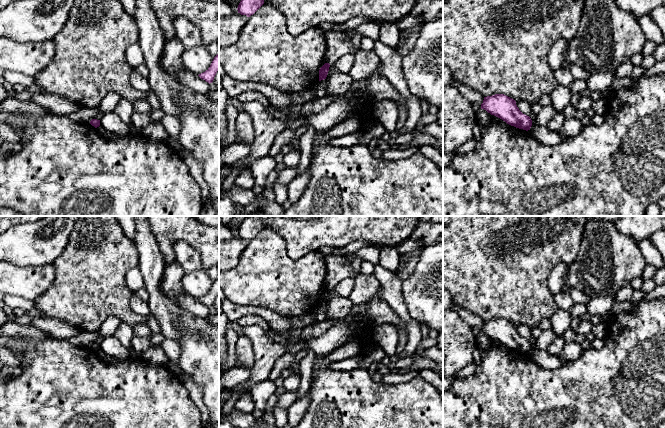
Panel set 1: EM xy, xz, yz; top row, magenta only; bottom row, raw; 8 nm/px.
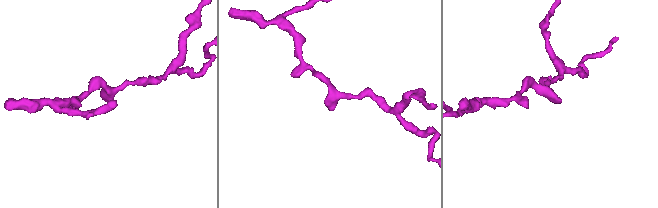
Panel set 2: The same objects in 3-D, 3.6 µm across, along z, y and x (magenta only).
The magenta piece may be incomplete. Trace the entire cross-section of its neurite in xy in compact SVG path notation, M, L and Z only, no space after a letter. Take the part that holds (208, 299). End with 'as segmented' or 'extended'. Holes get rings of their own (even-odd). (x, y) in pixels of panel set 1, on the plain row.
M219 277L214 281L210 291L198 300L208 306L209 308L213 306L214 301L219 294Z; as segmented

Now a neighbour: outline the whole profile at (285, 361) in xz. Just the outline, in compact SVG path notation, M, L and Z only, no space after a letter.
M287 352L277 359L270 371L268 379L275 381L284 369L289 368L295 362L295 357L296 355Z

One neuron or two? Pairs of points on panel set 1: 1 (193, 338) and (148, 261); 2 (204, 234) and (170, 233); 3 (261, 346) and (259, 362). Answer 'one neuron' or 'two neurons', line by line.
1: one neuron
2: one neuron
3: one neuron

